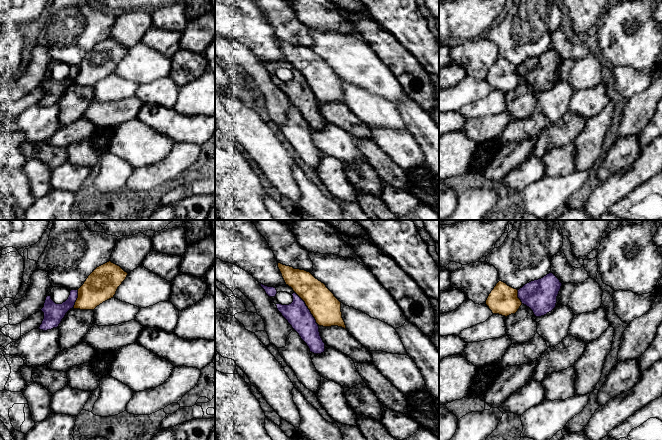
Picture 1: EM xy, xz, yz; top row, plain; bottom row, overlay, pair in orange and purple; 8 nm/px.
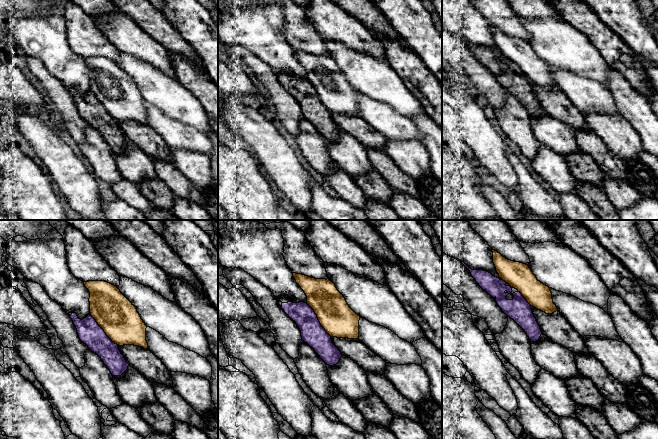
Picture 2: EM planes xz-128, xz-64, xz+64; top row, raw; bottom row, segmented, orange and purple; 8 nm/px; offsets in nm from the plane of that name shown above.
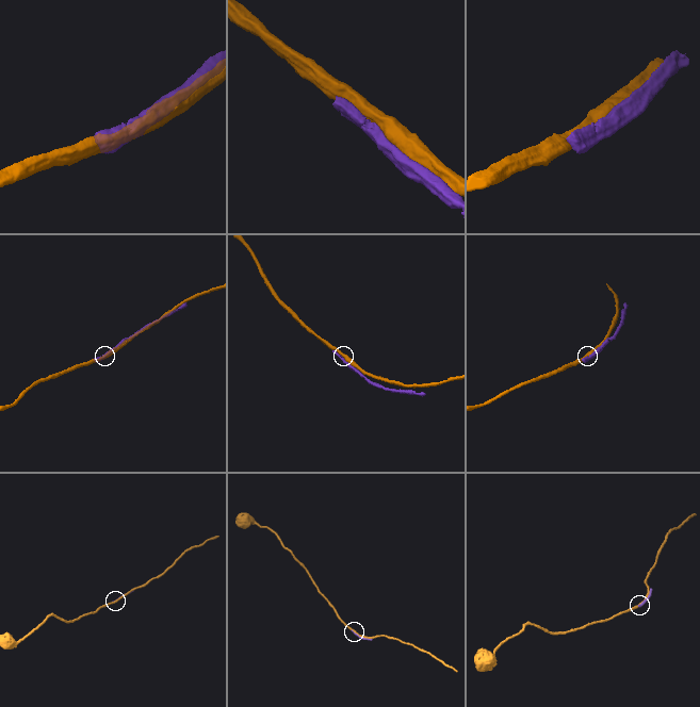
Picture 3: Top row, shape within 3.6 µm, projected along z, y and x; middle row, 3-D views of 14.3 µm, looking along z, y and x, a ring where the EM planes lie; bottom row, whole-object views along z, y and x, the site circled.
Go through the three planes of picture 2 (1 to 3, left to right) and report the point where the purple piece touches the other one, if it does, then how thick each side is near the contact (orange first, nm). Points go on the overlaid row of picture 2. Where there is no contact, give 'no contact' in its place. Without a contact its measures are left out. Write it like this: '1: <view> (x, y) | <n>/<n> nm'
1: xz-128 (103, 329) | 320/190 nm
2: xz-64 (318, 319) | 280/180 nm
3: xz+64 (523, 296) | 200/190 nm

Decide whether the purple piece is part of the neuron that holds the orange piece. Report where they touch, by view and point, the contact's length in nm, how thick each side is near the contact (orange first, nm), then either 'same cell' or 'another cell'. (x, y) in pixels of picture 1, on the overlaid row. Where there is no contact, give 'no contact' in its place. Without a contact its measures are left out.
xz (308, 308) | 340 nm | 240/200 nm | another cell

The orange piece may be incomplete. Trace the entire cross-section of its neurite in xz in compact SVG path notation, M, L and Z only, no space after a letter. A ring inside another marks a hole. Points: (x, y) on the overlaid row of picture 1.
M278 263L282 277L289 287L305 302L319 326L338 326L346 329L341 302L310 272Z

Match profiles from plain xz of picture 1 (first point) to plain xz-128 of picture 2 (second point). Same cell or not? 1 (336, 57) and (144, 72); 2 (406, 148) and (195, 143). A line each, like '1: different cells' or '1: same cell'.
1: same cell
2: different cells

